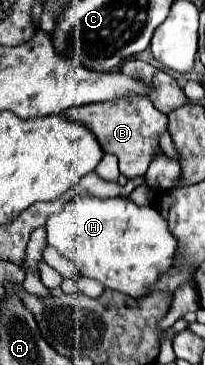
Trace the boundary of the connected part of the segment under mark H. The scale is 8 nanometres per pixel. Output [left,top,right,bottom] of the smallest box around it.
[47,197,177,299]

